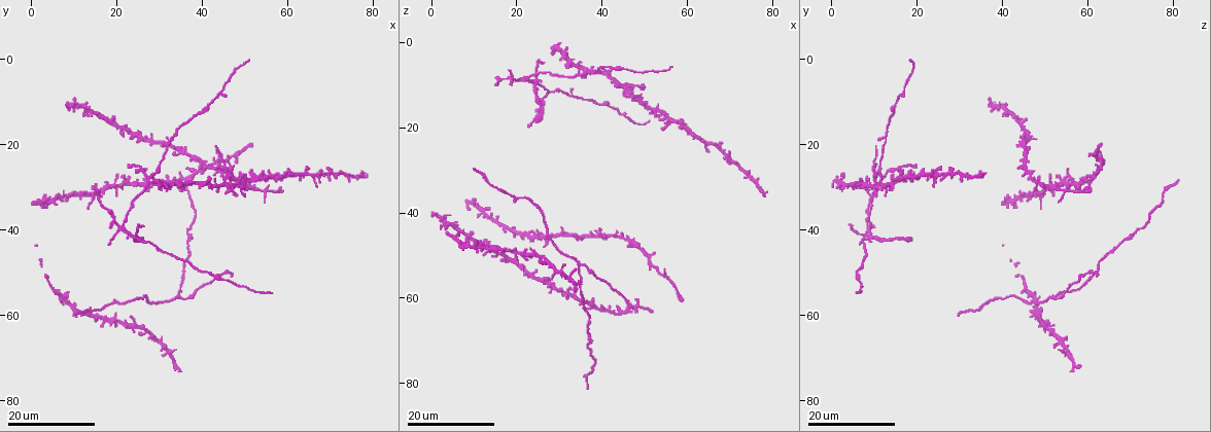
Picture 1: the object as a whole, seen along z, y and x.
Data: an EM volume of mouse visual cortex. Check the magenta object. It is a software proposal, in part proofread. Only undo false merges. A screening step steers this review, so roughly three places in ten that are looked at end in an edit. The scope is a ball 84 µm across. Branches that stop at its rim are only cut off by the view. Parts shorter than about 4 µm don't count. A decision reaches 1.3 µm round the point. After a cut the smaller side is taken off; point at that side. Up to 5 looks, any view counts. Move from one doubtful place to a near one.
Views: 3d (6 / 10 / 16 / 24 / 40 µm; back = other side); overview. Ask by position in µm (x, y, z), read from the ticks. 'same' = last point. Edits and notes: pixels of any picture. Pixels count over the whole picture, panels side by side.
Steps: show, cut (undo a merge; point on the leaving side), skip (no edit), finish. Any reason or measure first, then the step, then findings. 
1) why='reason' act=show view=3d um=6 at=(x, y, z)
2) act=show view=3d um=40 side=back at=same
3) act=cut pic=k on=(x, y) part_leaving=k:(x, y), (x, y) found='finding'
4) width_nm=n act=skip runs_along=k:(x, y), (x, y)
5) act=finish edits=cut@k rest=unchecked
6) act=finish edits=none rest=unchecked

why='three-way junction' act=show view=3d um=16 at=(48.5, 22.5, 62.0)

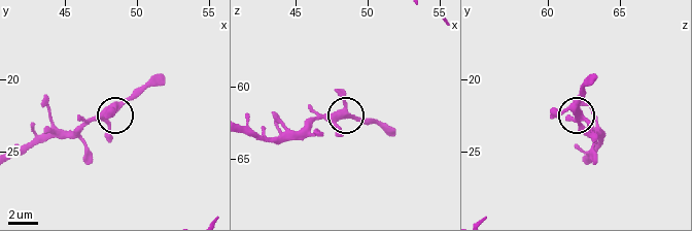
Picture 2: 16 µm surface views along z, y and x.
act=show view=3d um=10 at=(48.4, 22.0, 61.8)

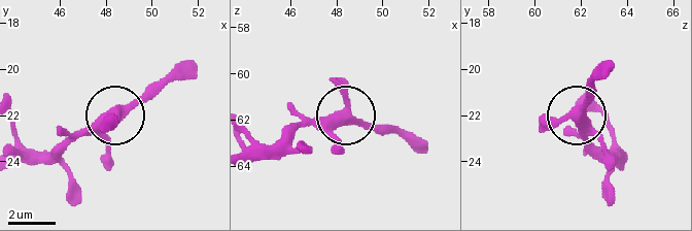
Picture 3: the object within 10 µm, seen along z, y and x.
why='other side' act=show view=3d um=10 side=back at=(48.4, 22.2, 61.9)

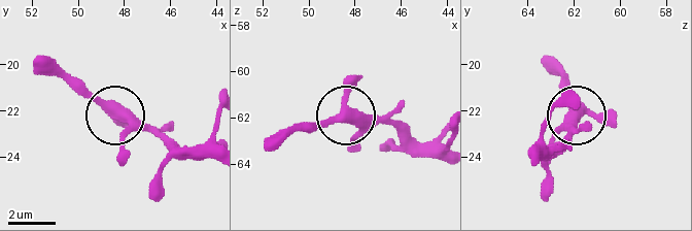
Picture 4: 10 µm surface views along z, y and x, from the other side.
arms=3 act=skip found='one neuron here'

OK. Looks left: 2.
why='thick turns thin' act=show view=3d um=16 at=(41.0, 11.0, 14.5)

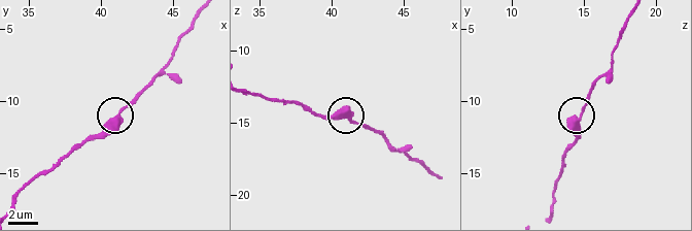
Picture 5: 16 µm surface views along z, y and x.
why='zoom in' act=show view=3d um=10 at=(41.2, 11.2, 14.6)

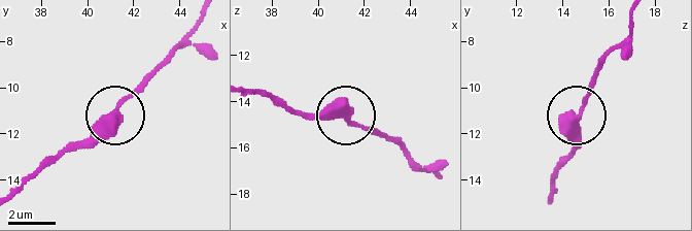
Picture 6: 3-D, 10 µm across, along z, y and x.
act=skip runs_along=6:(18, 193), (41, 170), (82, 146), (158, 71) found='one neuron here'

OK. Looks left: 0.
act=finish edits=none rest=unchecked

